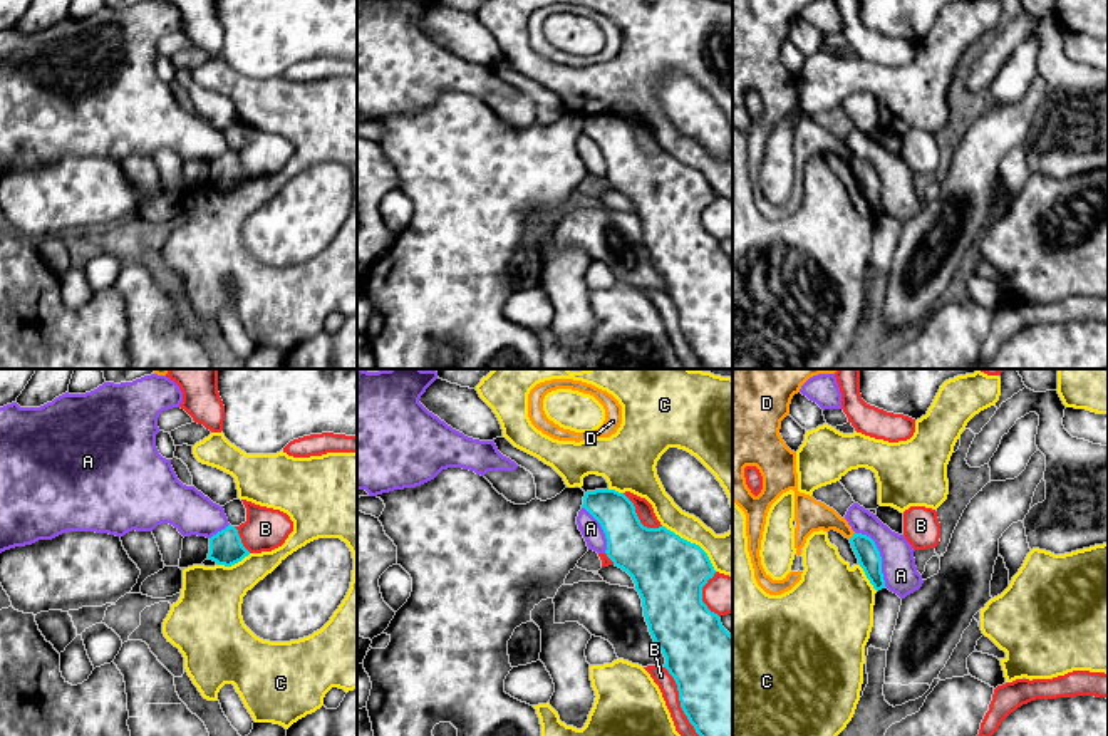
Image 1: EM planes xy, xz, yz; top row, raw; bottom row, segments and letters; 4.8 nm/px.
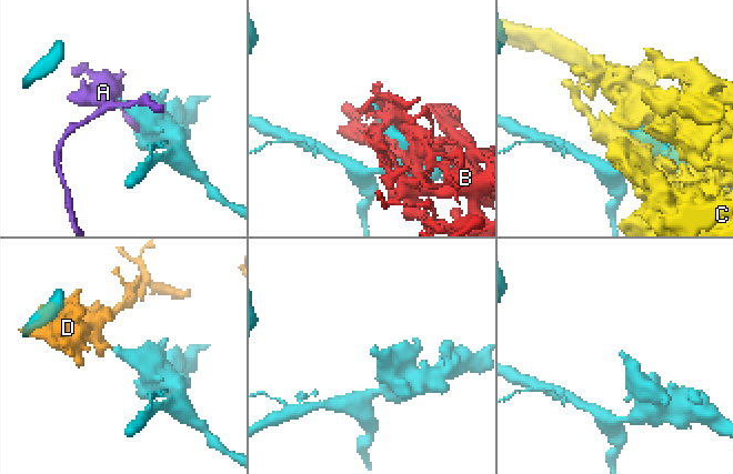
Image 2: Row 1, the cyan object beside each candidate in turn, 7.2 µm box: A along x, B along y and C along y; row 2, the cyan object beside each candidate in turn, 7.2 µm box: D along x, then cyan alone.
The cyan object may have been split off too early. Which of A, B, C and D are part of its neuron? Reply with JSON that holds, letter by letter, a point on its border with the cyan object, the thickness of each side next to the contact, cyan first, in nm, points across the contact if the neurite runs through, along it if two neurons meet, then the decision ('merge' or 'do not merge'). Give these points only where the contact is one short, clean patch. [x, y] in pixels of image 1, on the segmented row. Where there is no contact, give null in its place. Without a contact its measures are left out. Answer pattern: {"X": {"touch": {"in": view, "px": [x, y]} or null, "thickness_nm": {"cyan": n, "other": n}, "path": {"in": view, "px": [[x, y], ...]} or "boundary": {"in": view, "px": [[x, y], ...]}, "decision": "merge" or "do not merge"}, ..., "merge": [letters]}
{"A": {"touch": {"in": "yz", "px": [879, 555]}, "thickness_nm": {"cyan": 110, "other": 170}, "decision": "do not merge"}, "B": {"touch": {"in": "xz", "px": [679, 699]}, "thickness_nm": {"cyan": 480, "other": 90}, "decision": "do not merge"}, "C": {"touch": {"in": "xz", "px": [693, 544]}, "thickness_nm": {"cyan": 360, "other": 200}, "decision": "do not merge"}, "D": {"touch": {"in": "yz", "px": [854, 535]}, "thickness_nm": {"cyan": 110, "other": 160}, "boundary": {"in": "yz", "px": [[854, 532], [849, 539]]}, "decision": "do not merge"}, "merge": []}

